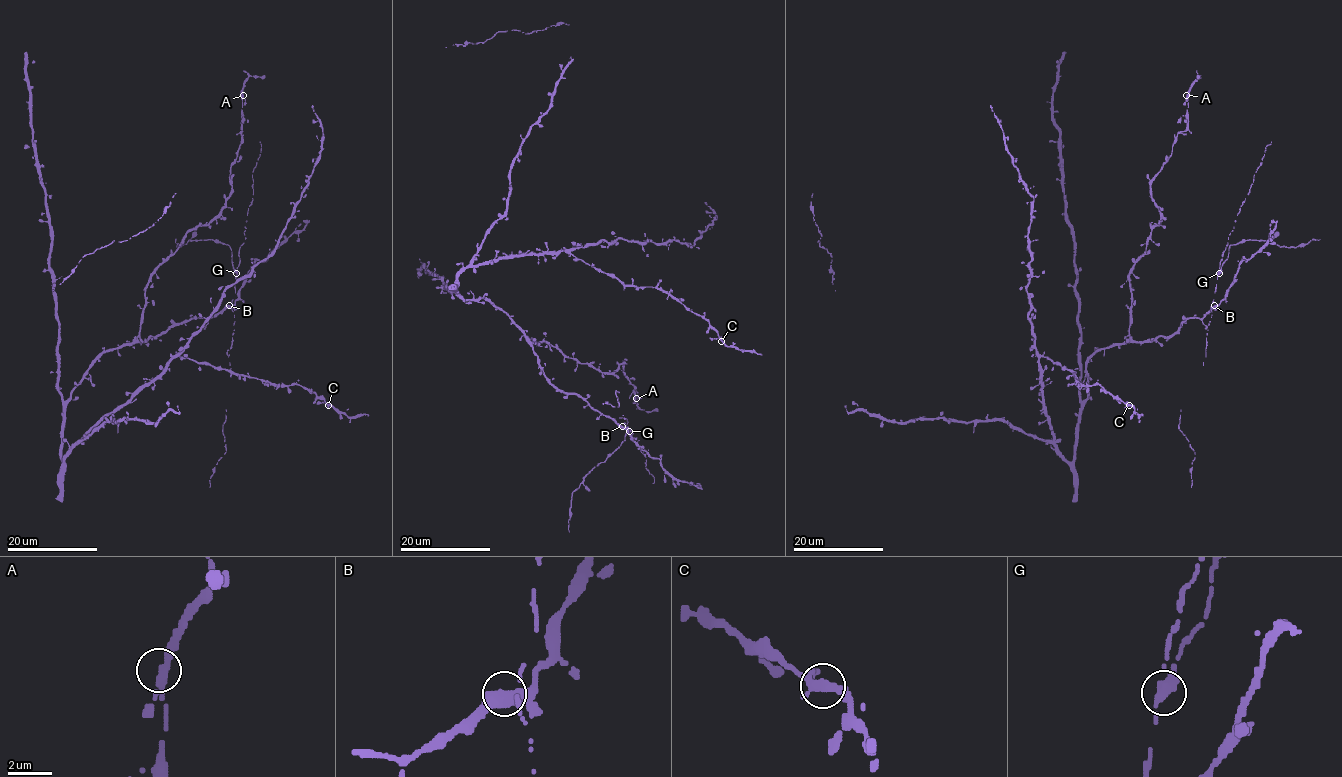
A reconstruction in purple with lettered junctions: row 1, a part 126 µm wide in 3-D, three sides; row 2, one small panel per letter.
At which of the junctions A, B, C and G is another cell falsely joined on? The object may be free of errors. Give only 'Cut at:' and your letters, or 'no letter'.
Cut at: G

